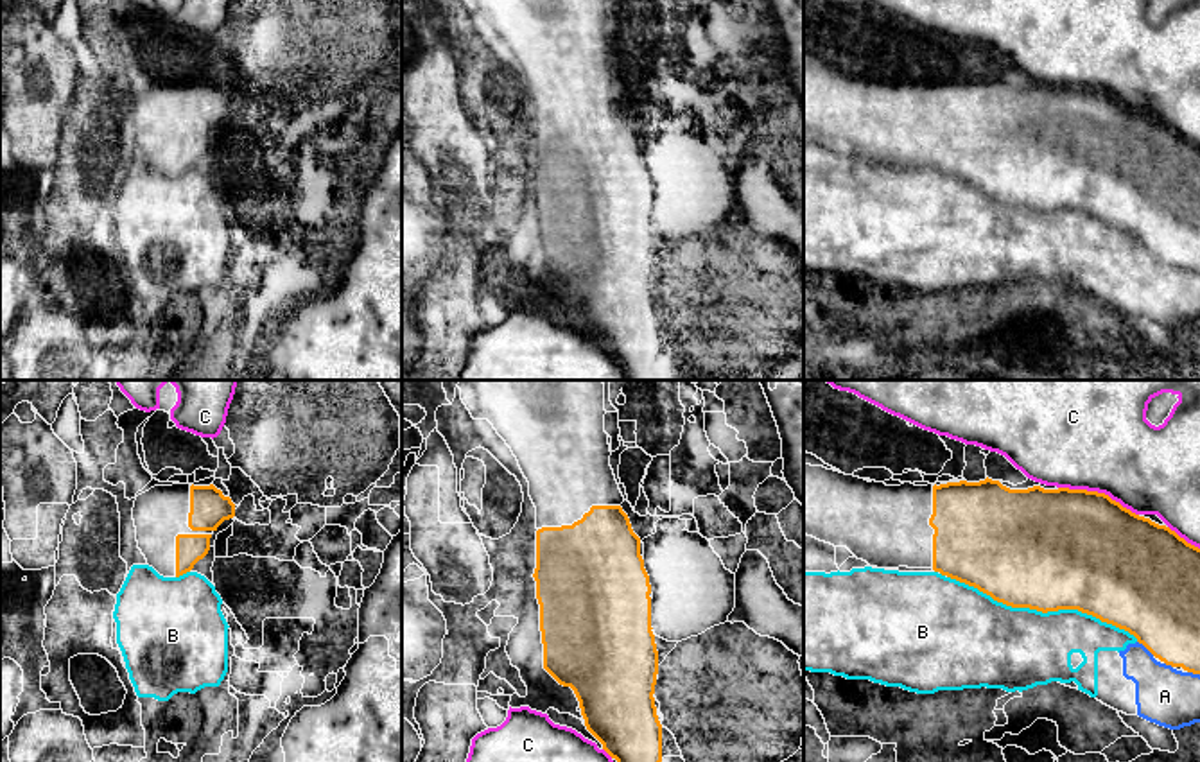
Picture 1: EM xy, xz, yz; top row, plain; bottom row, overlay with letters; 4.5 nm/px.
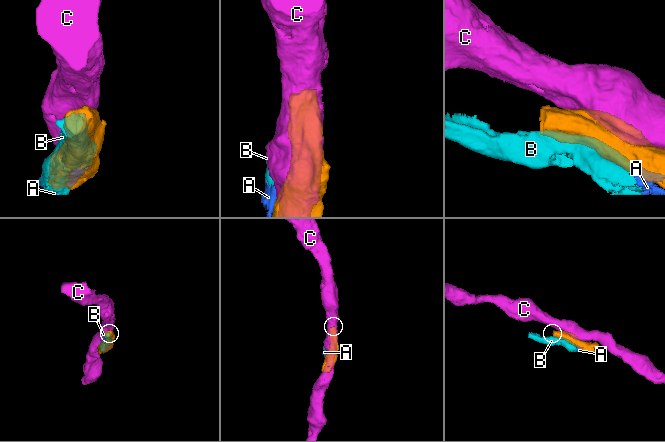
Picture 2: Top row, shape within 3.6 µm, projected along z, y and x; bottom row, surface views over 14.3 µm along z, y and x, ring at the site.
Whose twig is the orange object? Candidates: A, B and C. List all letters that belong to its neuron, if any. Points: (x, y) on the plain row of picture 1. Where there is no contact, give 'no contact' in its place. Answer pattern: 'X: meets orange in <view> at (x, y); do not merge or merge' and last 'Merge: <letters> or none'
A: meets orange in yz at (1147, 246); do not merge
B: meets orange in yz at (1043, 210); do not merge
C: meets orange in yz at (1096, 90); do not merge
Merge: none

